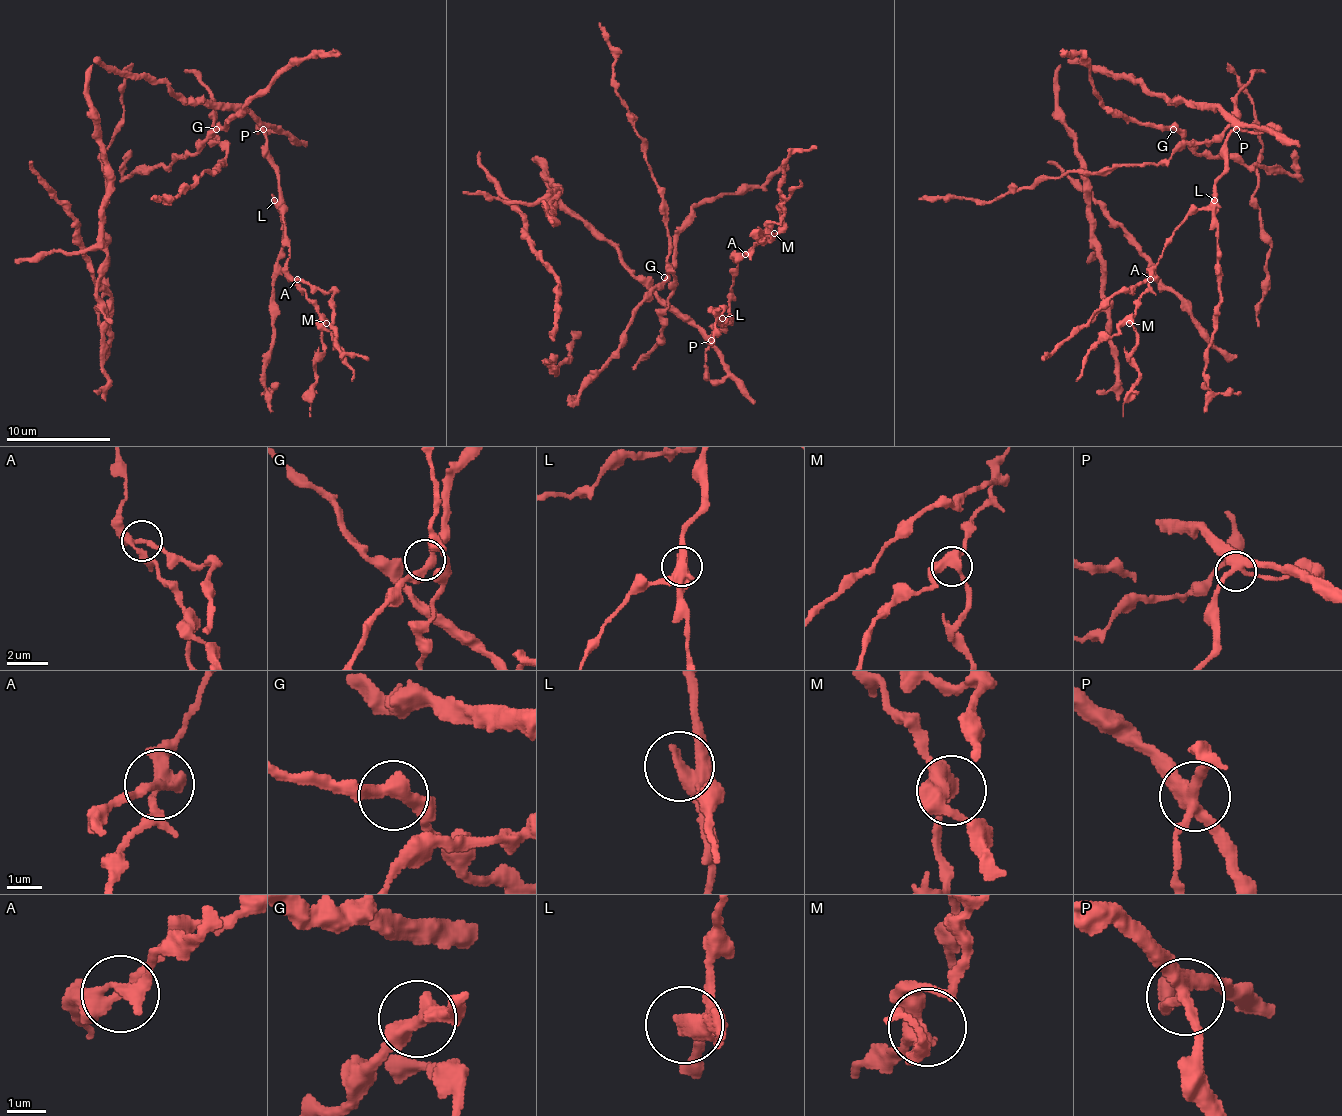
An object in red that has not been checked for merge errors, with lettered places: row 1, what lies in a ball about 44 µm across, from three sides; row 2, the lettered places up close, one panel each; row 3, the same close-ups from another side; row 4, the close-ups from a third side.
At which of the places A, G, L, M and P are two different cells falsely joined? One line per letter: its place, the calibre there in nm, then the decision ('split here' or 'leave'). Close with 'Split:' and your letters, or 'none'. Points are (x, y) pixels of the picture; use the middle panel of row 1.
A: (745, 254) | 280 nm | split here
G: (664, 277) | 400 nm | leave
L: (722, 318) | 360 nm | leave
M: (774, 233) | 400 nm | leave
P: (711, 340) | 360 nm | leave
Split: A

